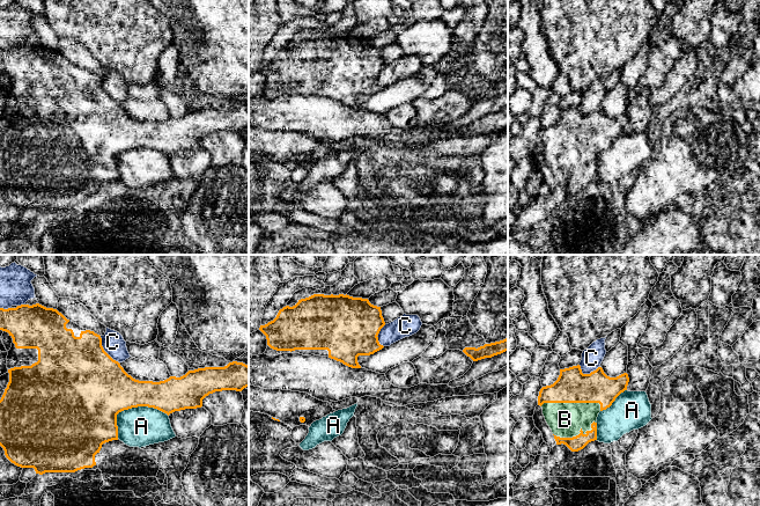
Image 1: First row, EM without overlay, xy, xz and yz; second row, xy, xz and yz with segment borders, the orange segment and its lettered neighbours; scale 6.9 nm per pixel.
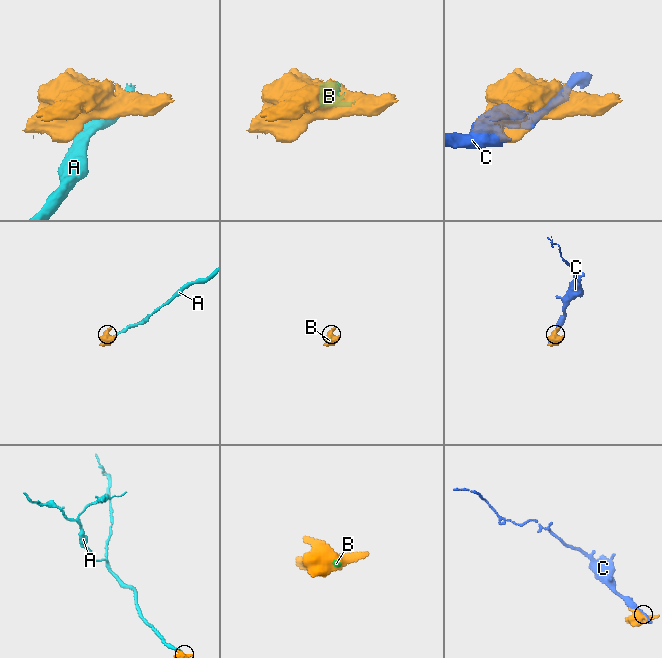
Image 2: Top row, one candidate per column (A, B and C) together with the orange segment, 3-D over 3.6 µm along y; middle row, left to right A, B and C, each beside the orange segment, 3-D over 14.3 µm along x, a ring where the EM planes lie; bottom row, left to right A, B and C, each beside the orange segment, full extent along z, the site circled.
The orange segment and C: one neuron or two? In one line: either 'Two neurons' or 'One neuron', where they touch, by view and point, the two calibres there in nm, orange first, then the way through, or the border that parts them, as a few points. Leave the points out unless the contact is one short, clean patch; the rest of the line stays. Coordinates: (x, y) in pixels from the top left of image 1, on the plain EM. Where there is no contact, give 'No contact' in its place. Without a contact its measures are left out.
Two neurons. Touches orange at xy (103, 90). Thickness 500 nm (orange) against 160 nm

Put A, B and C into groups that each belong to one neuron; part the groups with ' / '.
A C / B

